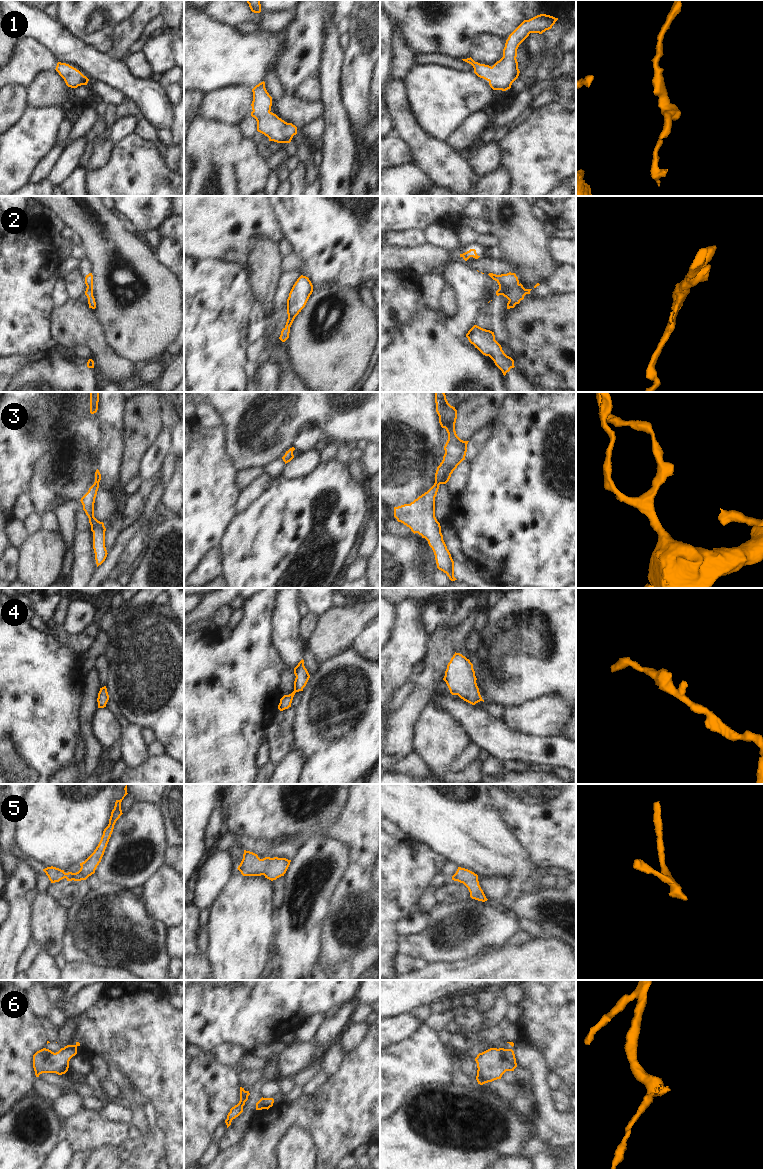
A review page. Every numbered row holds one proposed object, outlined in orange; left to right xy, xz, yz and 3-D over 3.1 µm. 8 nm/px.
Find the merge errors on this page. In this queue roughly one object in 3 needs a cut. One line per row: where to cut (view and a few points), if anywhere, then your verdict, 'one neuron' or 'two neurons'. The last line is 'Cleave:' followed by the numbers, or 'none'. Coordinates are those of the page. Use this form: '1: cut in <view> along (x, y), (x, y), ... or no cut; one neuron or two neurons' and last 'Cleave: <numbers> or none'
1: no cut; one neuron
2: no cut; one neuron
3: no cut; one neuron
4: no cut; one neuron
5: no cut; one neuron
6: no cut; one neuron
Cleave: none

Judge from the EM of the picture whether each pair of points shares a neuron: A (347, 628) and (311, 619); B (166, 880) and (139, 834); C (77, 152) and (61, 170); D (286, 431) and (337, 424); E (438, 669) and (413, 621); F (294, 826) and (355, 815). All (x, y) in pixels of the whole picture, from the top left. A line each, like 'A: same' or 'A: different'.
A: different
B: different
C: same
D: same
E: different
F: different

